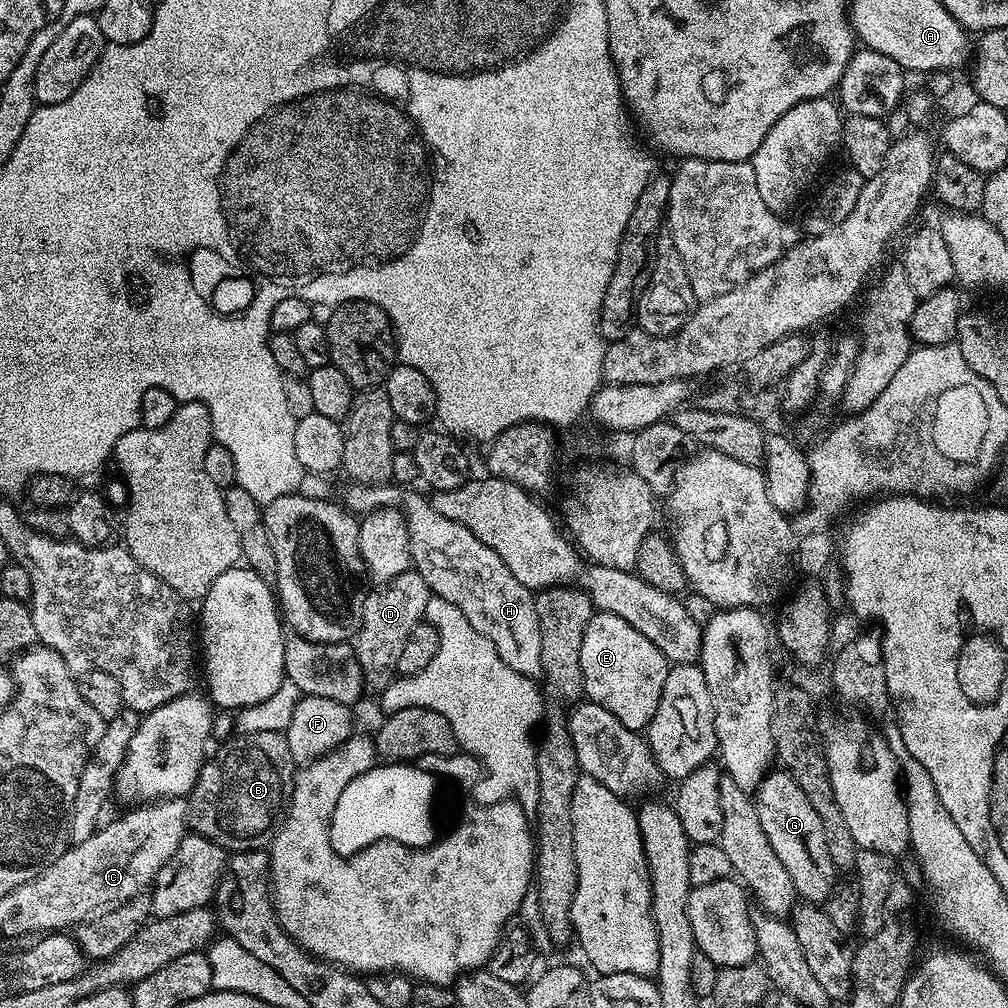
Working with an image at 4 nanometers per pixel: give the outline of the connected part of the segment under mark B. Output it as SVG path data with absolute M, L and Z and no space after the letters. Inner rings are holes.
M248 732L228 740L216 752L216 757L205 759L200 776L187 797L187 827L195 835L206 838L223 848L225 853L245 852L255 848L264 850L276 837L276 830L282 823L286 805L290 799L290 789L298 765L290 754L287 735L280 732Z

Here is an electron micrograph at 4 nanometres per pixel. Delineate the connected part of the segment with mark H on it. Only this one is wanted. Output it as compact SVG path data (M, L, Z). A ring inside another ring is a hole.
M352 482L349 485L342 499L343 507L349 512L367 514L377 508L399 508L404 513L414 571L422 574L429 593L458 606L458 610L470 618L470 626L492 643L494 650L498 650L498 658L502 658L510 670L518 670L518 674L539 681L544 675L542 634L533 589L522 586L522 582L510 574L506 562L502 562L486 542L474 538L466 526L450 518L442 518L427 495L424 497L420 492L412 492L416 490L405 490L391 482Z

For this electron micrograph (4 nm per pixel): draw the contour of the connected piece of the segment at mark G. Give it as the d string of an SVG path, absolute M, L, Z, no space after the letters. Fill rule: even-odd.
M776 768L764 777L754 799L762 830L781 859L782 866L789 871L797 895L805 903L825 903L838 883L838 869L830 858L830 850L827 849L822 820L815 813L814 806L802 788L785 769Z

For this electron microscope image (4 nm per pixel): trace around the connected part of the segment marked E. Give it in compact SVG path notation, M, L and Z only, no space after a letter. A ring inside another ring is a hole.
M596 612L586 626L586 634L582 634L584 696L591 703L610 710L622 726L635 732L647 729L654 718L669 667L669 660L646 634L638 634L630 622L609 612Z

